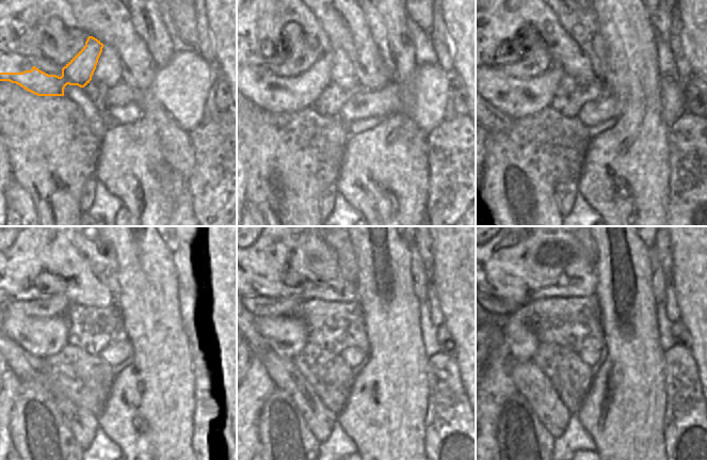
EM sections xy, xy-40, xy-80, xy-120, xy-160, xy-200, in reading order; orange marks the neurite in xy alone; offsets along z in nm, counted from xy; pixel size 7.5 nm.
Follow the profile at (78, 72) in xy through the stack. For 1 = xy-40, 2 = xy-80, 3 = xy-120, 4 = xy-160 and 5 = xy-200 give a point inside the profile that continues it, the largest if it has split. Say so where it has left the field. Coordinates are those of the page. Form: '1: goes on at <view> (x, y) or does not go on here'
1: goes on at xy-40 (268, 91)
2: goes on at xy-80 (516, 97)
3: goes on at xy-120 (43, 337)
4: goes on at xy-160 (286, 336)
5: goes on at xy-200 (523, 344)

